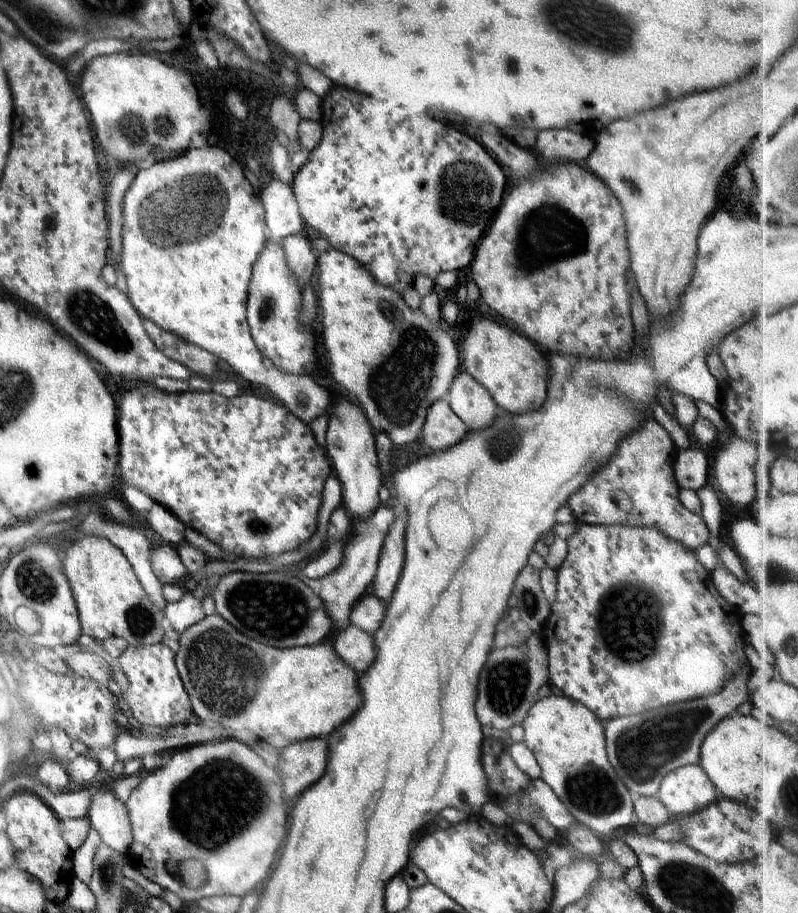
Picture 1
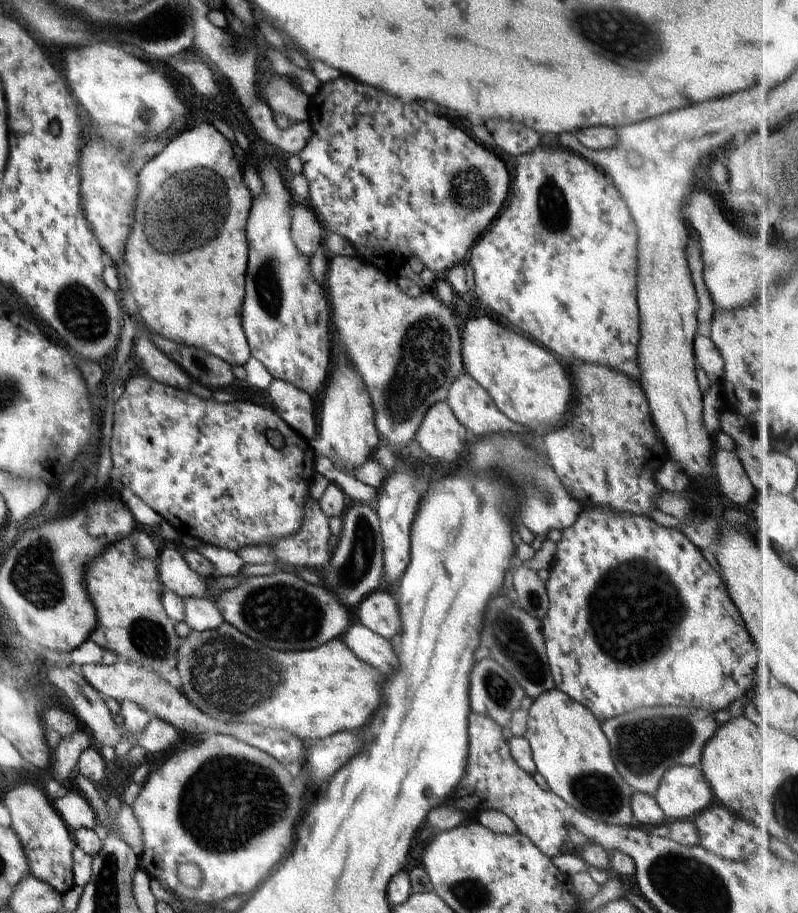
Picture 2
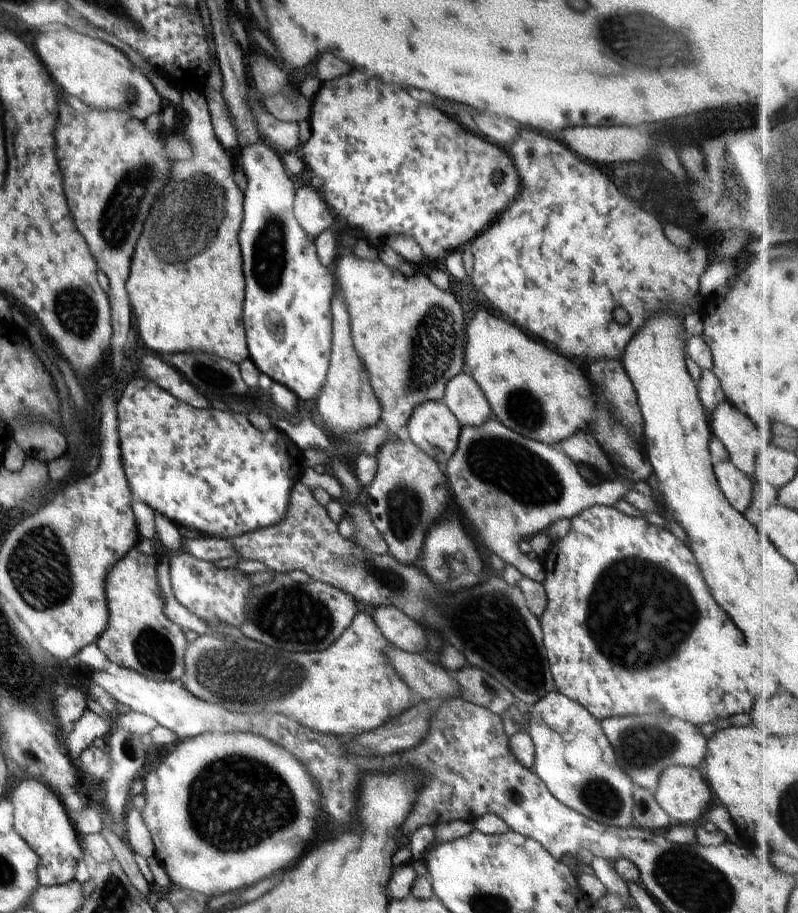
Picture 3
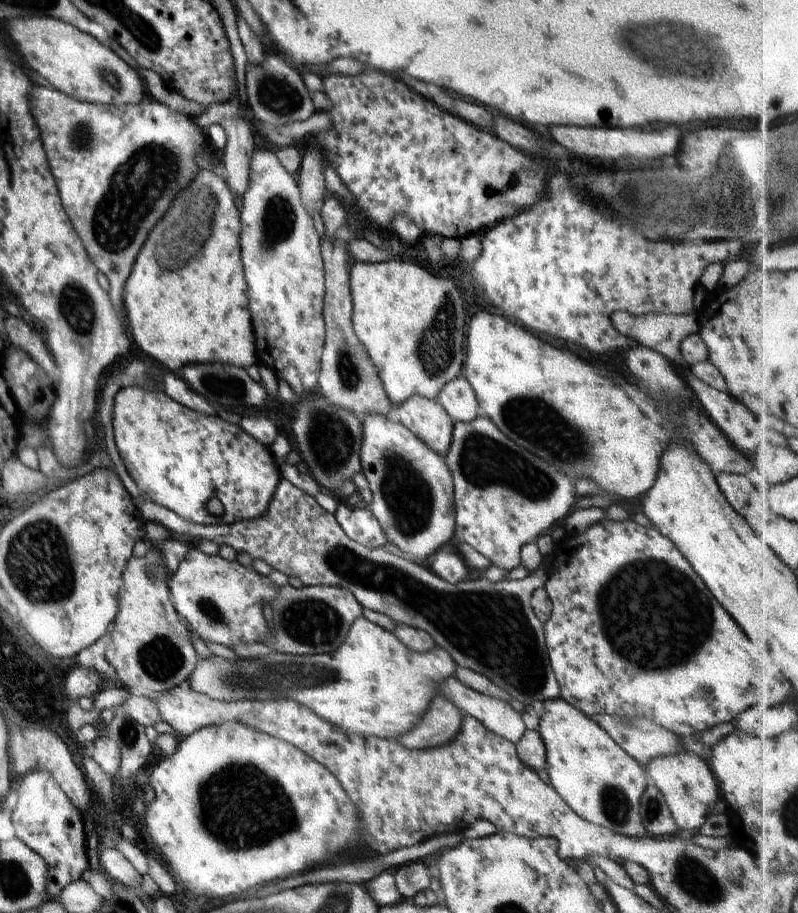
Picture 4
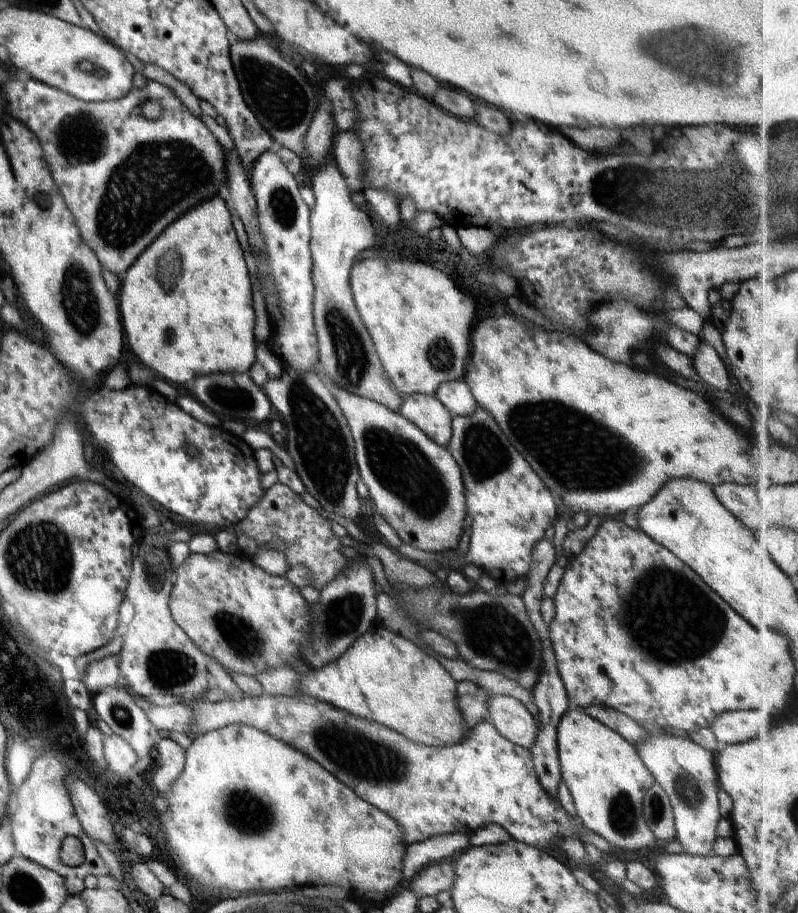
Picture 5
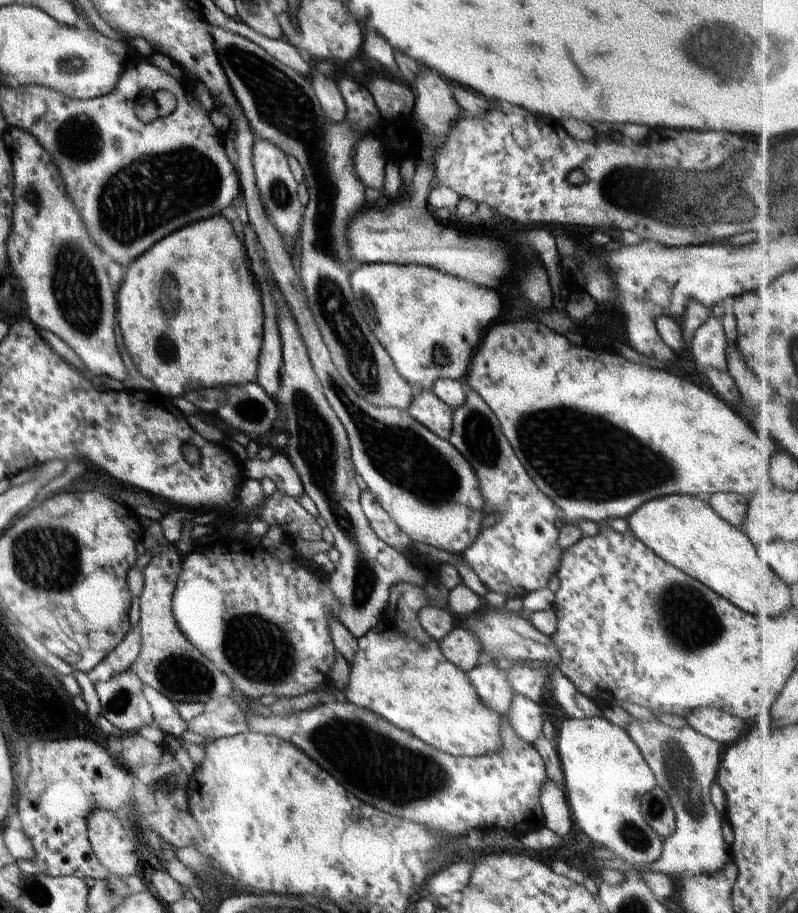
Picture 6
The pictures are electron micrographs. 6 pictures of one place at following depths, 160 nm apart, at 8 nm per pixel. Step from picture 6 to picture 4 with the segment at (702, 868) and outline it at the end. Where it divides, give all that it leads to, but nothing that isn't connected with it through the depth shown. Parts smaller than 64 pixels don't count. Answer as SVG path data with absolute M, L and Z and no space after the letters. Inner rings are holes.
M676 752L672 756L658 756L650 760L644 769L654 780L654 786L660 790L666 806L678 826L683 830L698 830L706 822L706 816L713 813L716 803L721 800L718 796L718 784L707 766L704 758L699 758L691 752Z

